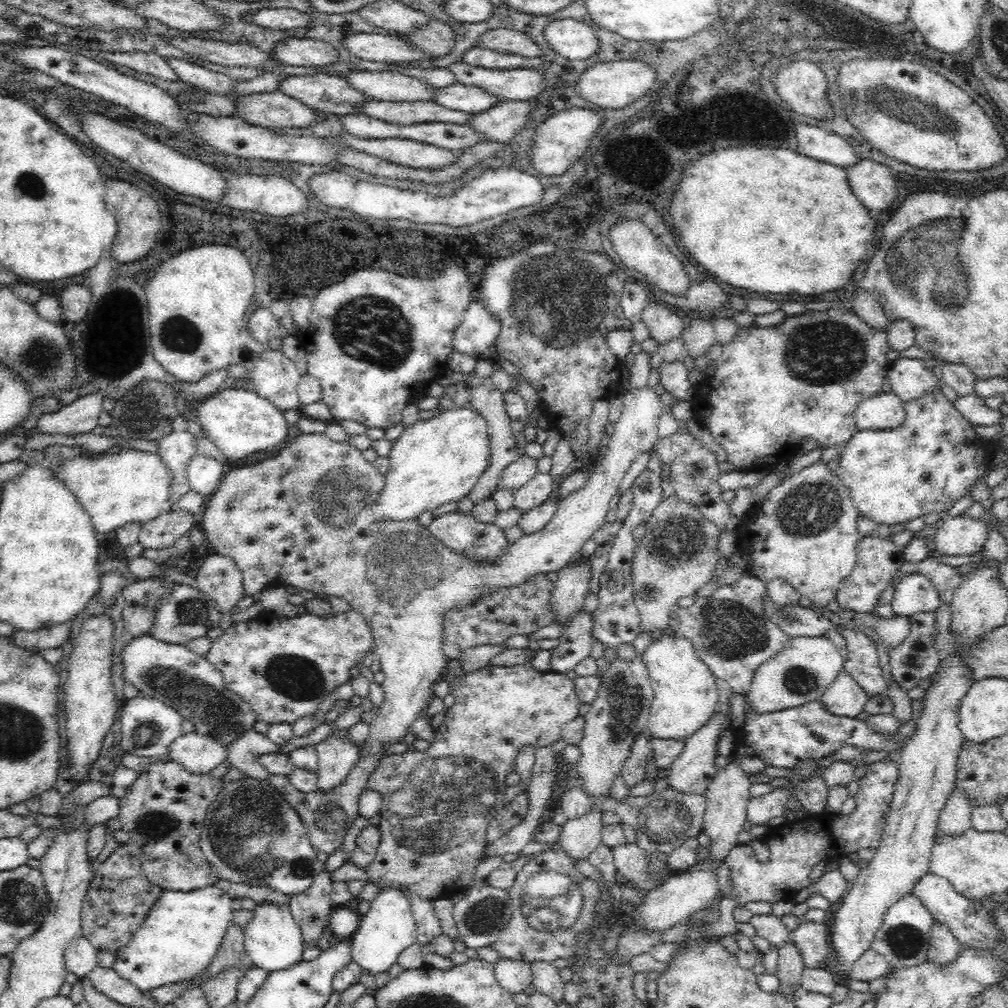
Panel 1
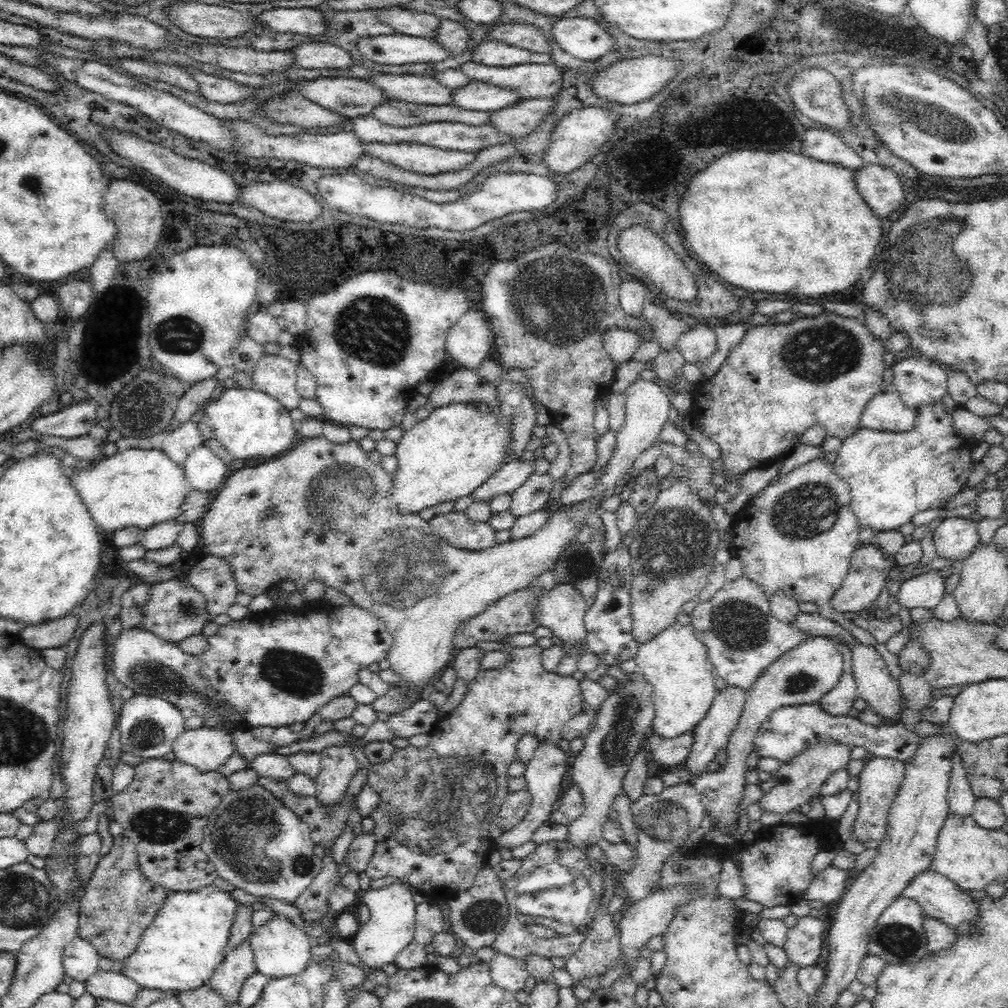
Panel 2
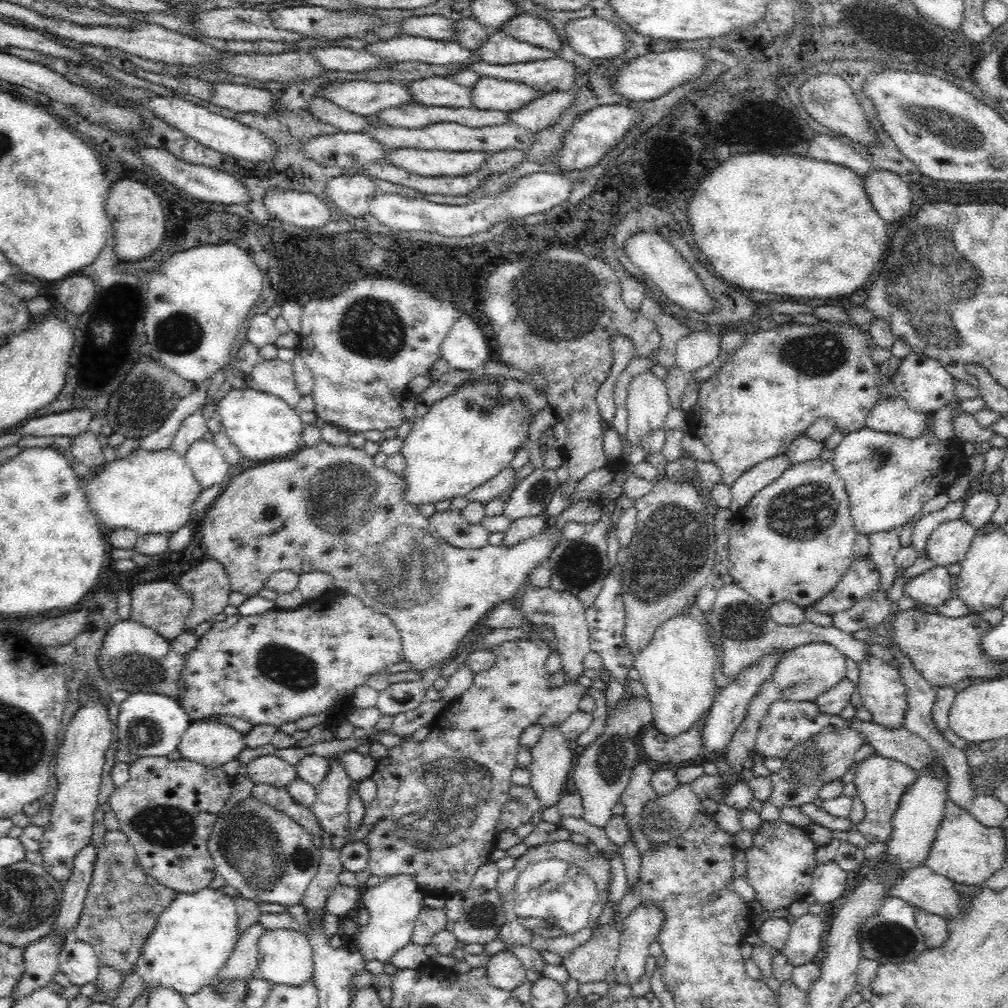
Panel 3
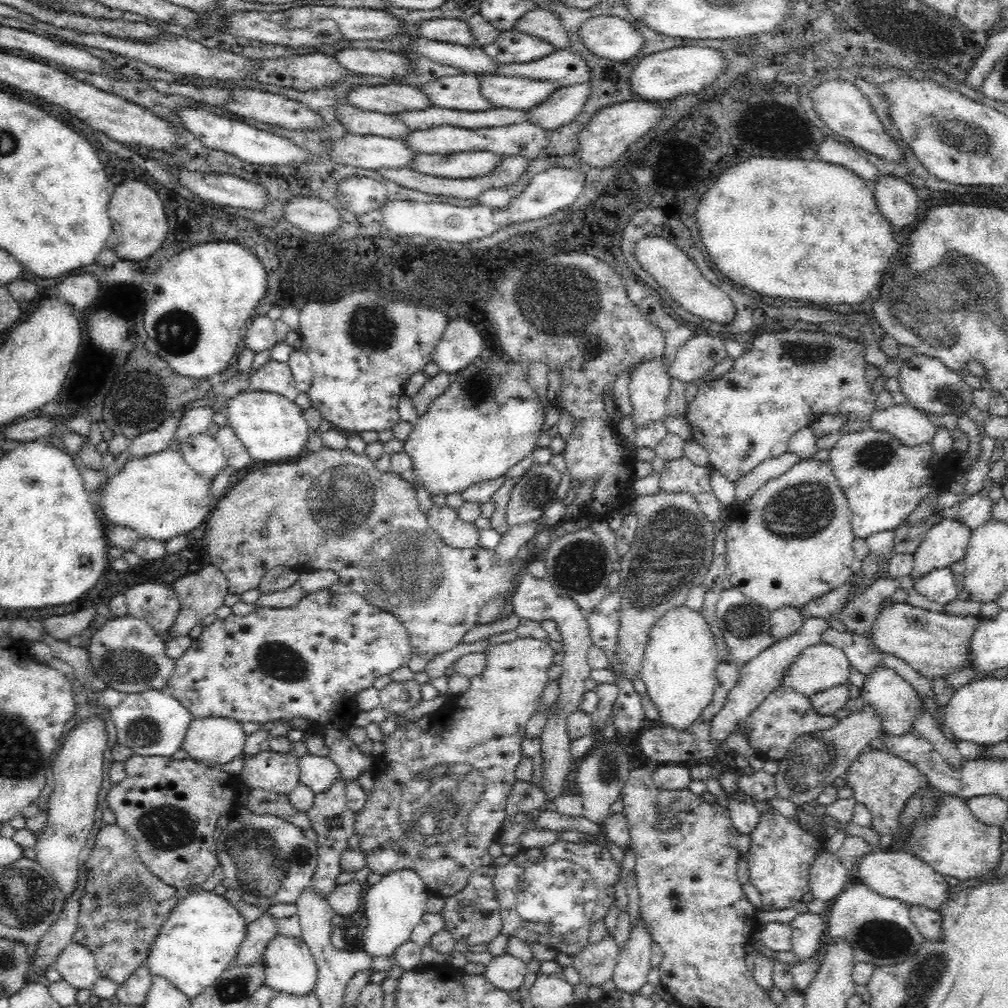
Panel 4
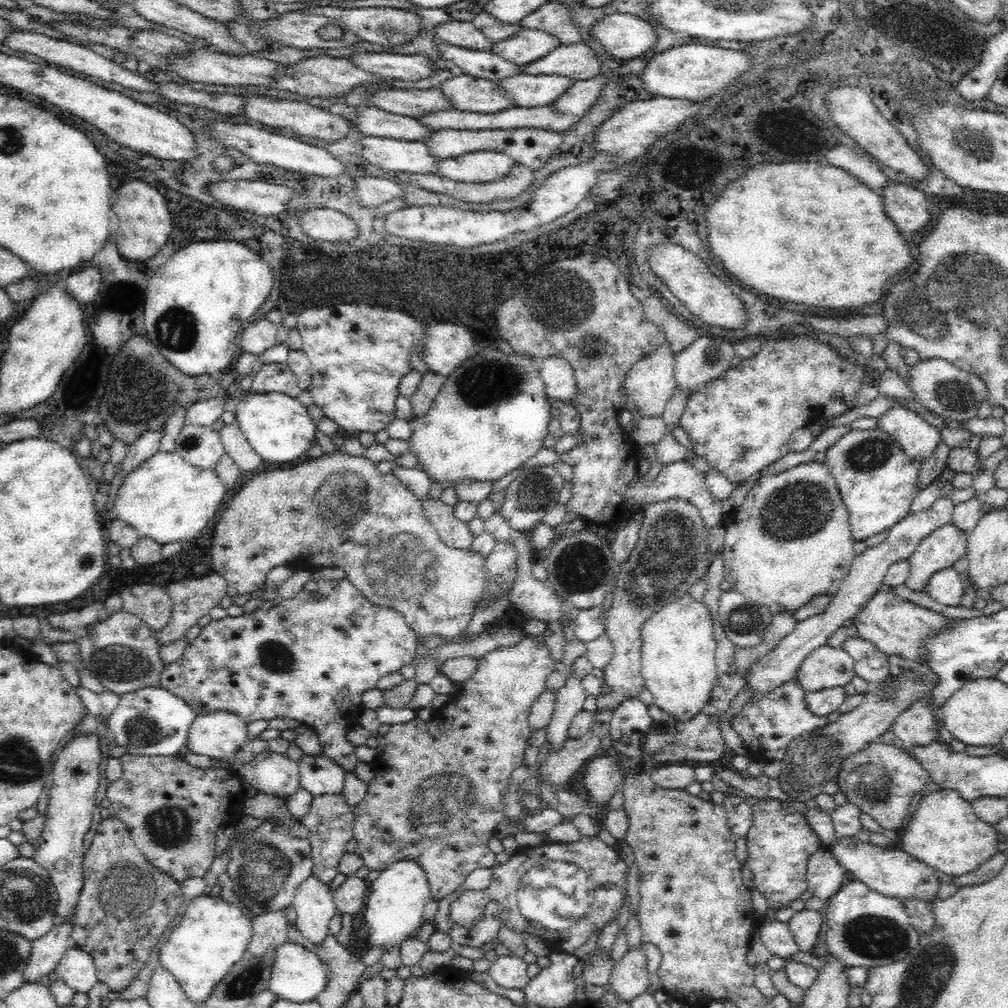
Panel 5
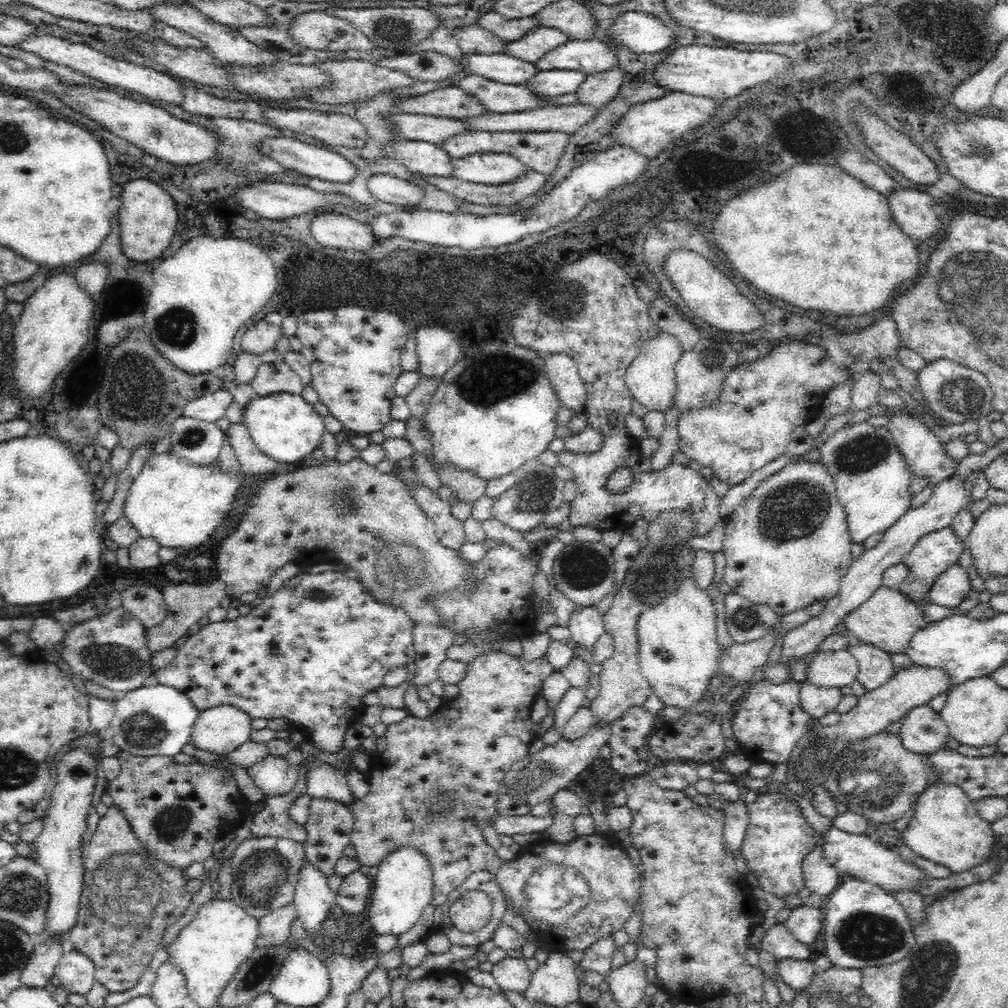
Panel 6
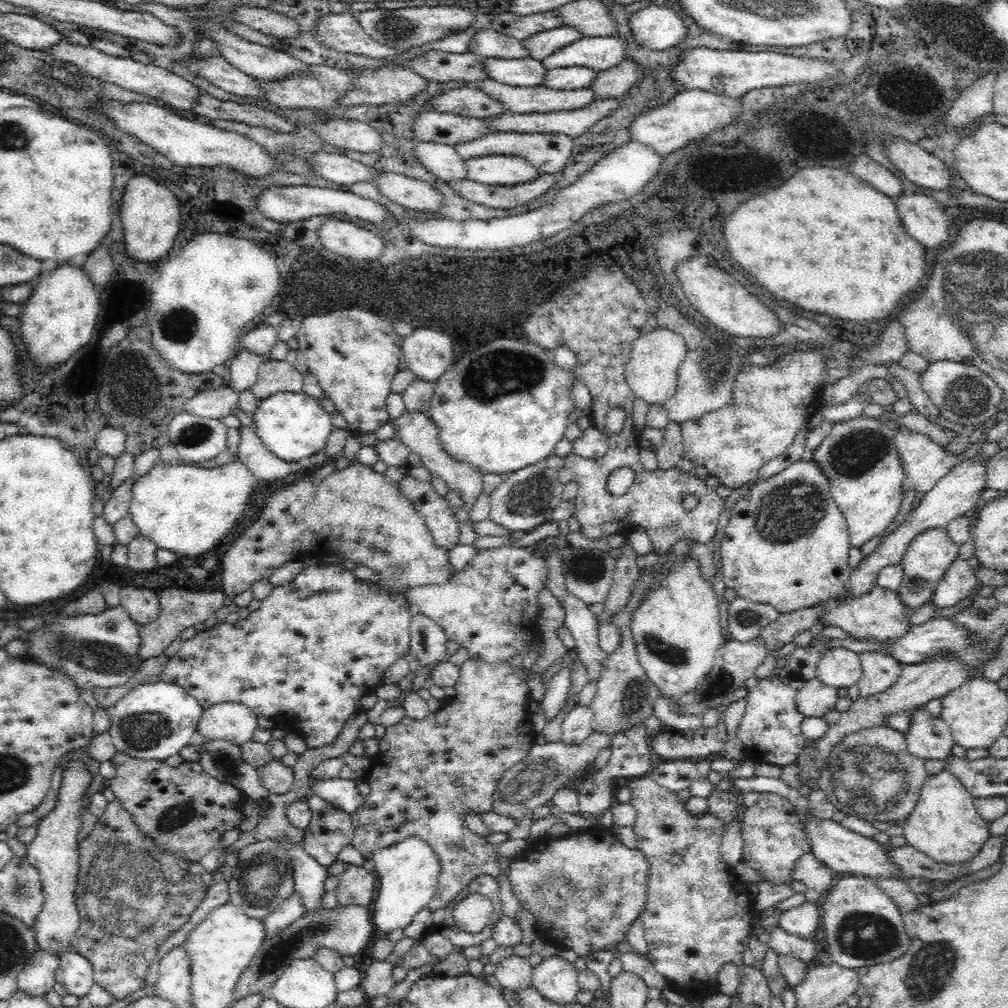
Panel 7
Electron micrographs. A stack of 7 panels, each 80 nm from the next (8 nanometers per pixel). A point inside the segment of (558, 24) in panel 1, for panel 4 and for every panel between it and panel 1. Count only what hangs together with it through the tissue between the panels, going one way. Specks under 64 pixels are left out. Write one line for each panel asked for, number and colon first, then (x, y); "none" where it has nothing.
2: (584, 39)
3: (593, 37)
4: (611, 37)

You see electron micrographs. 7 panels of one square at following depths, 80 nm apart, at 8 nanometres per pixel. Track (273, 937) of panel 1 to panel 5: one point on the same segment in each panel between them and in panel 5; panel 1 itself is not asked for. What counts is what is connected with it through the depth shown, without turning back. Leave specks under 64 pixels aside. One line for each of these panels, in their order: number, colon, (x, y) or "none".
2: (279, 948)
3: (285, 956)
4: (289, 967)
5: (297, 974)

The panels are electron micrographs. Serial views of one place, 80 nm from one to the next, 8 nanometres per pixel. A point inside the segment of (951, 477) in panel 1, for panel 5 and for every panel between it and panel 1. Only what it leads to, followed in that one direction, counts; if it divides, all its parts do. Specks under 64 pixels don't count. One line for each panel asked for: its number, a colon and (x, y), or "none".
2: (892, 476)
3: (888, 478)
4: (884, 480)
5: (877, 480)

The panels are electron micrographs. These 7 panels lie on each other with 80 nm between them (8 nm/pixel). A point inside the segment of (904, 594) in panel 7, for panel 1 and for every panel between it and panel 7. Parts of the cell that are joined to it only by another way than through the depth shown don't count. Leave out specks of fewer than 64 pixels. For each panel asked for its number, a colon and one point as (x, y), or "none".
1: (962, 535)
2: (956, 538)
3: (948, 545)
4: (945, 544)
5: (946, 544)
6: (935, 553)

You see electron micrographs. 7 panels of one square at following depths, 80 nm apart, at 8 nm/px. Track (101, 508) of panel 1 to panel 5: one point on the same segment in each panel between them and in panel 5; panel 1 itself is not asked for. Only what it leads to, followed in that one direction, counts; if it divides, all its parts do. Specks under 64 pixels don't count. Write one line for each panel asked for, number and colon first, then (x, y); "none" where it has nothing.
2: (138, 488)
3: (150, 492)
4: (159, 496)
5: (166, 498)

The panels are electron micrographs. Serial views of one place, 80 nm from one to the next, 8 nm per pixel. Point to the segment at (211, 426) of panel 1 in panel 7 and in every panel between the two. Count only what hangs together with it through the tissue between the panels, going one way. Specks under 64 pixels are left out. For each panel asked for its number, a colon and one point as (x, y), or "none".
2: (248, 423)
3: (261, 425)
4: (271, 427)
5: (277, 426)
6: (283, 426)
7: (292, 426)

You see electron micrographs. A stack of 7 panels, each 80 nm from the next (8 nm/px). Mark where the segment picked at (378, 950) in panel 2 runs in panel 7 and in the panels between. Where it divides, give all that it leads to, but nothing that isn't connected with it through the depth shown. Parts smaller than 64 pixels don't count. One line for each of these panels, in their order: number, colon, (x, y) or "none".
3: (393, 905)
4: (393, 906)
5: (395, 902)
6: (403, 885)
7: (408, 871)

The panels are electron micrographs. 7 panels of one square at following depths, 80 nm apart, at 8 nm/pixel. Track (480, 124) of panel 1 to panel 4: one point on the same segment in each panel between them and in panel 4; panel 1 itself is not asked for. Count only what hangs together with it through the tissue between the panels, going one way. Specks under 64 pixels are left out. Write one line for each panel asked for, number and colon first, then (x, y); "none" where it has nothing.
2: (514, 121)
3: (544, 111)
4: (560, 108)

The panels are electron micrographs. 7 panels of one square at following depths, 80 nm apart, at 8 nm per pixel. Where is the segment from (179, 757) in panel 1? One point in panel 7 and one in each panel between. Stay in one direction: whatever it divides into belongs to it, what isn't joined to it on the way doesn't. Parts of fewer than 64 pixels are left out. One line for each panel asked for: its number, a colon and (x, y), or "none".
2: (206, 749)
3: (213, 745)
4: (212, 740)
5: (221, 734)
6: (221, 730)
7: (233, 722)

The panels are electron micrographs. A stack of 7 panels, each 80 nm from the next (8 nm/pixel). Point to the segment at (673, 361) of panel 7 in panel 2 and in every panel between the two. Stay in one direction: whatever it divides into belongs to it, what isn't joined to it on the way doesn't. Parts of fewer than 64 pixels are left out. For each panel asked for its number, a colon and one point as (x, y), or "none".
2: (318, 512)
3: (647, 403)
4: (649, 385)
5: (650, 381)
6: (651, 377)

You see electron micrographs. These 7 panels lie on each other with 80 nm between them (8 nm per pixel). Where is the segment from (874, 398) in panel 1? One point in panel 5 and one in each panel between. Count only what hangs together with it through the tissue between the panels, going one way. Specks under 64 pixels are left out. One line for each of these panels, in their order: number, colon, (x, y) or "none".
2: (885, 412)
3: (892, 415)
4: (911, 426)
5: (918, 438)

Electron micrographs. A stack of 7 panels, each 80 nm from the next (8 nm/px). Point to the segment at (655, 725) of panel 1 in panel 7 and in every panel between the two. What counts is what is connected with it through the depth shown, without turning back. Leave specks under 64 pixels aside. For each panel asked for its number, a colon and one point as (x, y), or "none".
2: (675, 663)
3: (676, 668)
4: (679, 664)
5: (678, 665)
6: (678, 653)
7: (676, 629)

